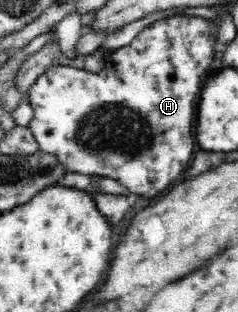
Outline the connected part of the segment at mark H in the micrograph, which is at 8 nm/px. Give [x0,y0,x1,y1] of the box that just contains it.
[27,17,218,196]

